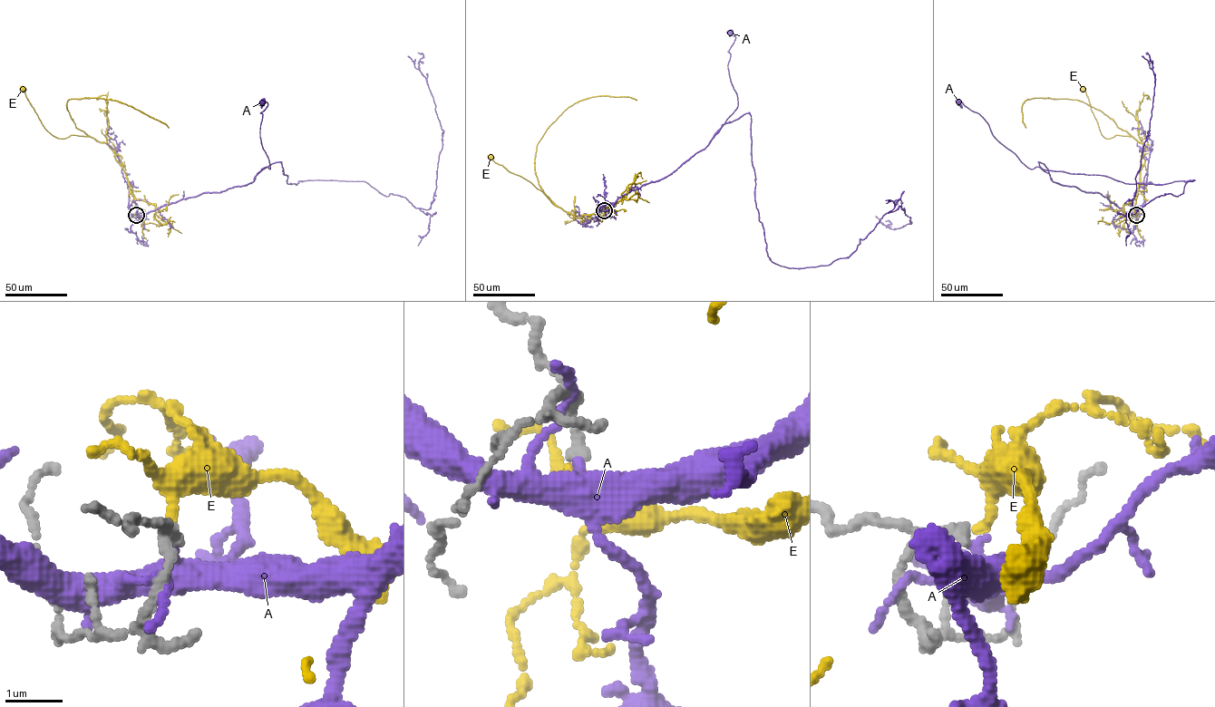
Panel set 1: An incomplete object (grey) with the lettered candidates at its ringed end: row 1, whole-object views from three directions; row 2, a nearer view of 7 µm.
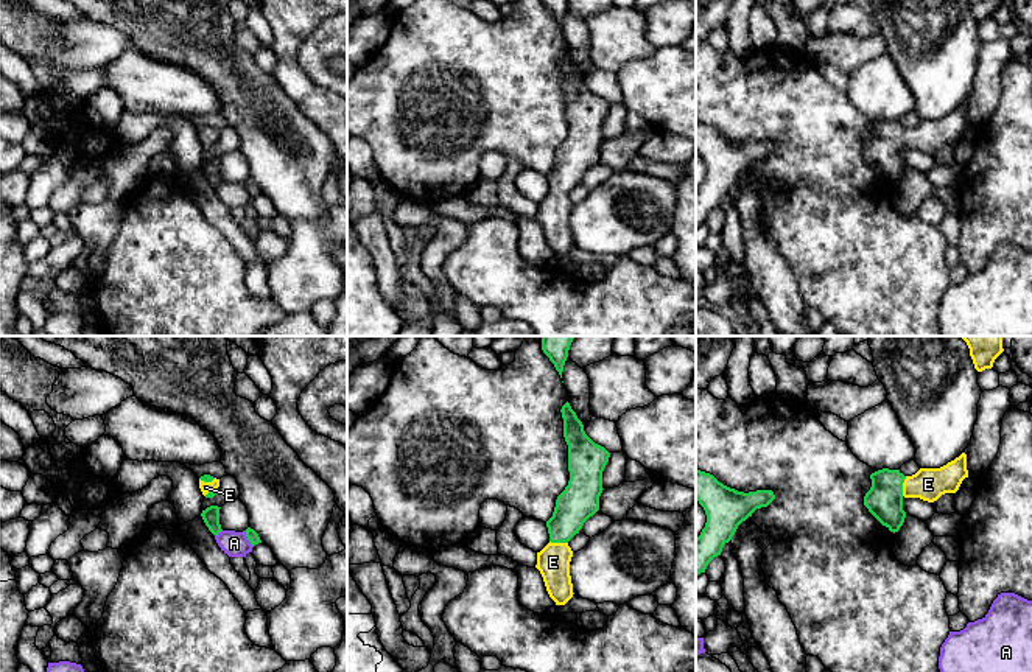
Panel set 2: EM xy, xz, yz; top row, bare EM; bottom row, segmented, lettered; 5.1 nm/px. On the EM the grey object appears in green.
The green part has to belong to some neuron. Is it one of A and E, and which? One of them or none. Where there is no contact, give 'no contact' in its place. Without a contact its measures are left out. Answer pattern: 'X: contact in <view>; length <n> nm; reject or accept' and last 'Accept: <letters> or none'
A: contact in xy; length 100 nm; reject
E: contact in yz; length 110 nm; accept
Accept: E

